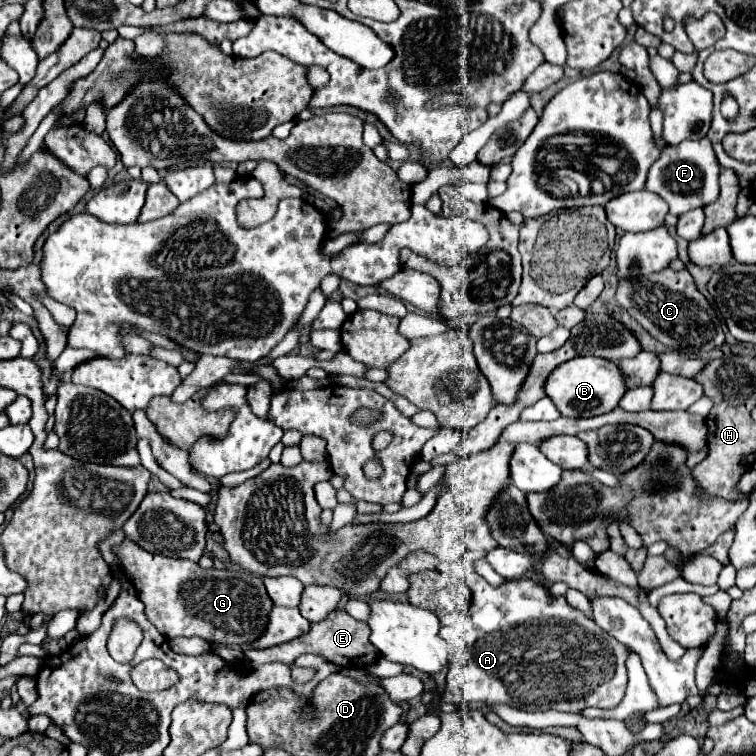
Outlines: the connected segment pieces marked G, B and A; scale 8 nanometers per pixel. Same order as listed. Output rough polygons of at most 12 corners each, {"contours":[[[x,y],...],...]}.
{"contours":[[[125,539],[121,571],[165,637],[257,641],[259,575],[201,569]],[[575,357],[545,393],[563,417],[597,417],[627,391],[617,363]],[[467,573],[441,701],[613,709],[627,645],[533,579]]]}

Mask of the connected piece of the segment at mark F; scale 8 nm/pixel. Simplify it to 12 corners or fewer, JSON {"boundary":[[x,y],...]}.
{"boundary":[[707,137],[667,145],[645,189],[683,215],[719,197]]}

